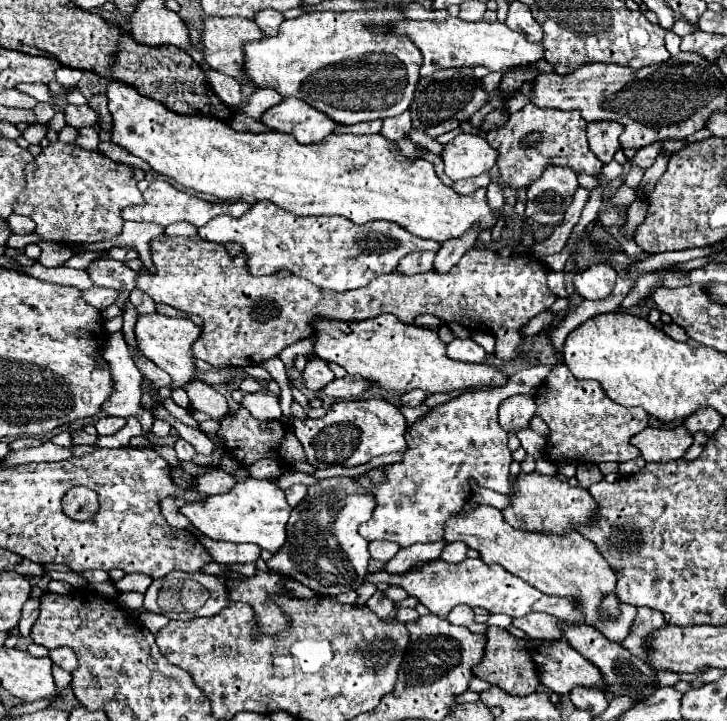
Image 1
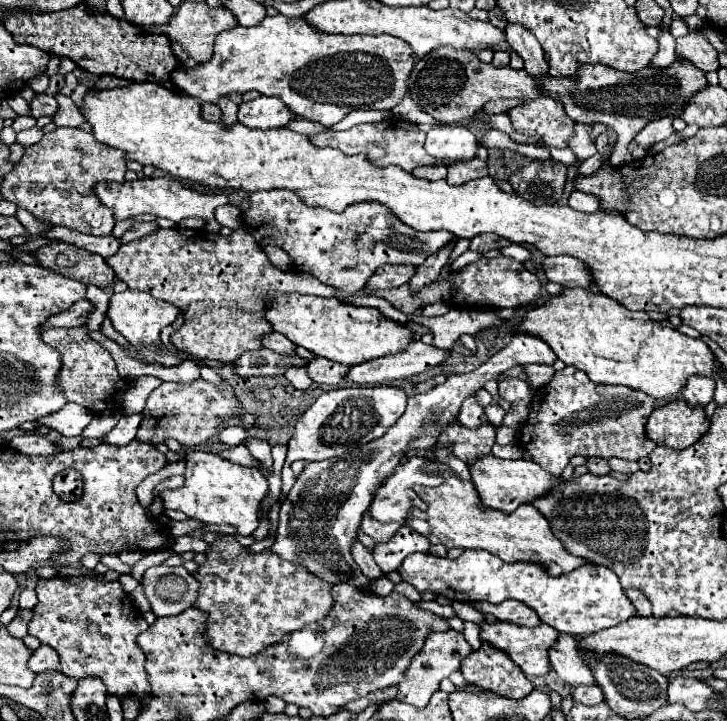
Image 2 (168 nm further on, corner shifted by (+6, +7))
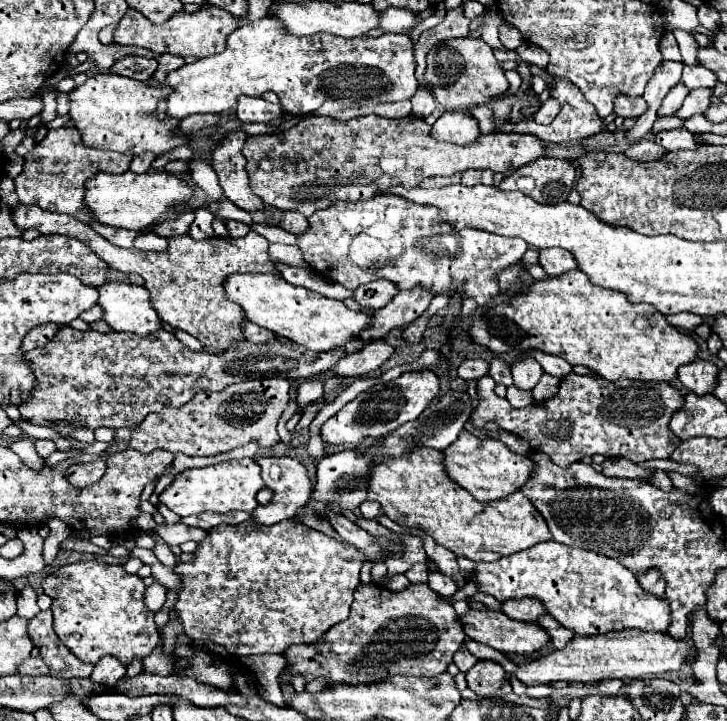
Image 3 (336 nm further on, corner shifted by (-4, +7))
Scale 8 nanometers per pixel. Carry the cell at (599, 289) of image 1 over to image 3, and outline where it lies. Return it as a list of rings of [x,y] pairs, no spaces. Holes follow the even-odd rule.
[[[542,249],[540,265],[550,277],[560,277],[568,271],[578,269],[574,255],[570,255],[570,251],[566,251],[566,249]]]

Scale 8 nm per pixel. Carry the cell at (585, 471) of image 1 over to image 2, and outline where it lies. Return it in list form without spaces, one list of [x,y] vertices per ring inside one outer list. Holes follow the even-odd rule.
[[[588,457],[588,469],[590,473],[594,475],[608,475],[610,473],[610,467],[608,467],[608,461],[606,459],[600,459],[600,457]]]

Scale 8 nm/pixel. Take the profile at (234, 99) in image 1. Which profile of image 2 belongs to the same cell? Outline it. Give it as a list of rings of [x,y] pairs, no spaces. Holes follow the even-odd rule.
[[[222,97],[222,99],[218,101],[218,107],[222,109],[222,119],[220,119],[220,123],[224,123],[224,125],[234,125],[234,123],[238,123],[238,121],[236,121],[236,113],[238,113],[238,105],[236,105],[236,103],[232,103],[228,97]]]

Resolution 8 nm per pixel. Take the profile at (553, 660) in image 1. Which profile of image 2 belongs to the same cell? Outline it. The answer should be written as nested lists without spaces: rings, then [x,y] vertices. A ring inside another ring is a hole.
[[[504,621],[496,623],[480,623],[480,639],[484,643],[490,643],[492,647],[504,651],[526,675],[546,675],[550,671],[550,661],[548,661],[548,649],[554,645],[558,633],[556,629],[548,629],[548,625],[538,625],[538,627],[522,627],[522,625],[512,625]]]

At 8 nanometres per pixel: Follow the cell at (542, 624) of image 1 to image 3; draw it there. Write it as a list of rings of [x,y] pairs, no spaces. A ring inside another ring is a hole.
[[[506,601],[506,605],[502,605],[502,613],[506,613],[510,619],[516,621],[538,621],[540,615],[544,615],[546,611],[542,609],[542,605],[538,605],[538,601]]]

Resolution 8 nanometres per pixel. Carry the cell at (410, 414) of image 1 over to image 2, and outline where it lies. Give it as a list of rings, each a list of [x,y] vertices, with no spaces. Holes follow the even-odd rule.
[[[514,335],[504,349],[500,349],[472,373],[448,377],[442,385],[436,385],[436,389],[410,397],[404,415],[400,417],[400,421],[396,421],[396,425],[392,425],[392,429],[388,429],[388,433],[384,433],[384,437],[370,441],[368,445],[360,445],[360,449],[352,449],[352,453],[346,453],[344,457],[308,463],[304,471],[296,477],[296,483],[290,489],[286,501],[282,501],[280,505],[276,531],[278,535],[276,543],[270,549],[282,559],[304,563],[310,573],[316,573],[318,577],[334,585],[370,585],[368,577],[364,577],[360,573],[360,567],[354,563],[350,547],[356,539],[356,529],[360,527],[362,515],[370,507],[374,493],[386,479],[386,475],[398,467],[398,463],[410,449],[434,447],[440,433],[458,417],[462,401],[482,389],[486,381],[496,379],[500,373],[508,371],[514,365],[554,365],[554,361],[554,351],[542,339],[532,335]]]

